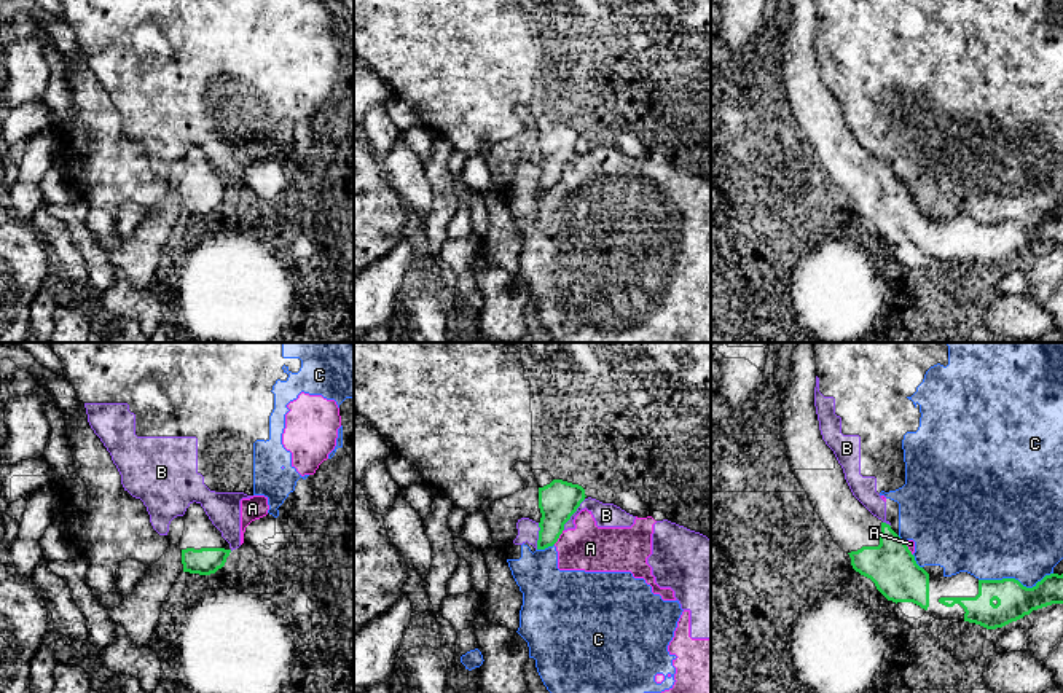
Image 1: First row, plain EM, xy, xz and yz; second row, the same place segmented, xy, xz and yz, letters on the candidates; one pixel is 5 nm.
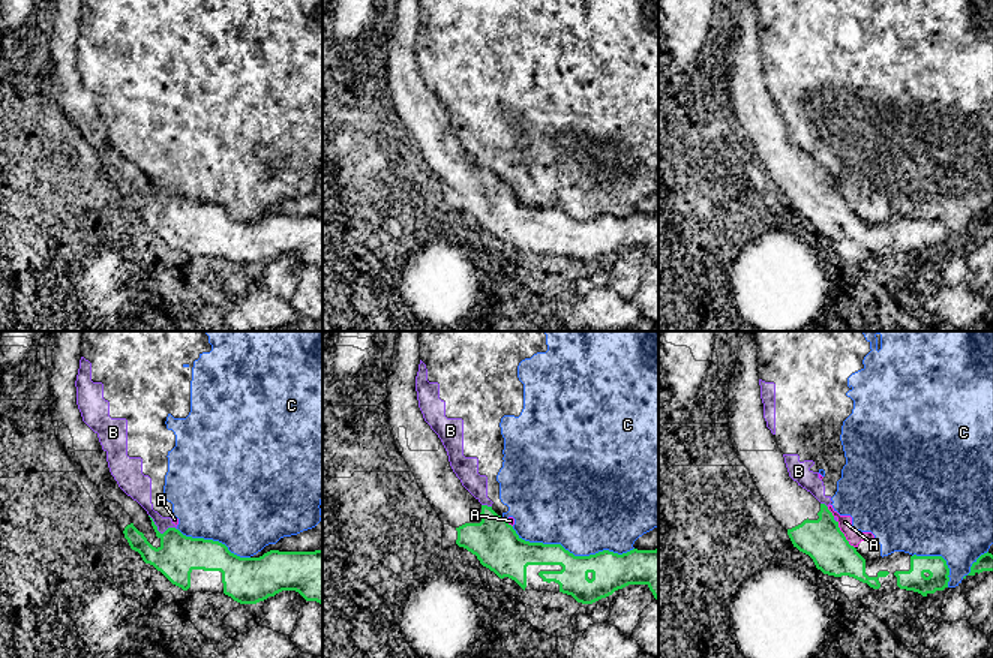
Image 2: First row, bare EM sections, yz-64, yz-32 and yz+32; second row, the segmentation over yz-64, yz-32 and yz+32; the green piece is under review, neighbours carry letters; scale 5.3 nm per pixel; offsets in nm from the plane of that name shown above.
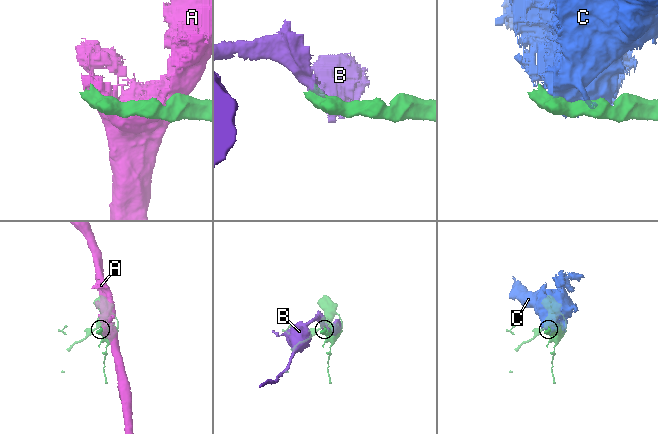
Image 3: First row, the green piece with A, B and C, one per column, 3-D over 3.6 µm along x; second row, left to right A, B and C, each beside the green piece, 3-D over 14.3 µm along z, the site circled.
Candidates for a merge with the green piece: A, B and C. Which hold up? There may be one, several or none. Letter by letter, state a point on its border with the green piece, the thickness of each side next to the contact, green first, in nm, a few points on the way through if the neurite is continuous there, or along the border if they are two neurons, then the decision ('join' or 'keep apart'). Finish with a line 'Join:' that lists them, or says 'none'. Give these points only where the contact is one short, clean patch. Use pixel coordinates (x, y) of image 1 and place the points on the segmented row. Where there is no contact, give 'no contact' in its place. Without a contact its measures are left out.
A: meets green in xz at (558, 537); 200 nm thick on the green side, 240 nm on the other; keep apart
B: meets green in xz at (572, 513); 200 nm thick on the green side, 130 nm on the other; border along xz (585, 499), (563, 529); keep apart
C: meets green in yz at (1015, 580); 180 nm thick on the green side, 480 nm on the other; keep apart
Join: none

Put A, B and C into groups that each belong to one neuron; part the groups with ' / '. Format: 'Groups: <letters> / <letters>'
Groups: A B C

